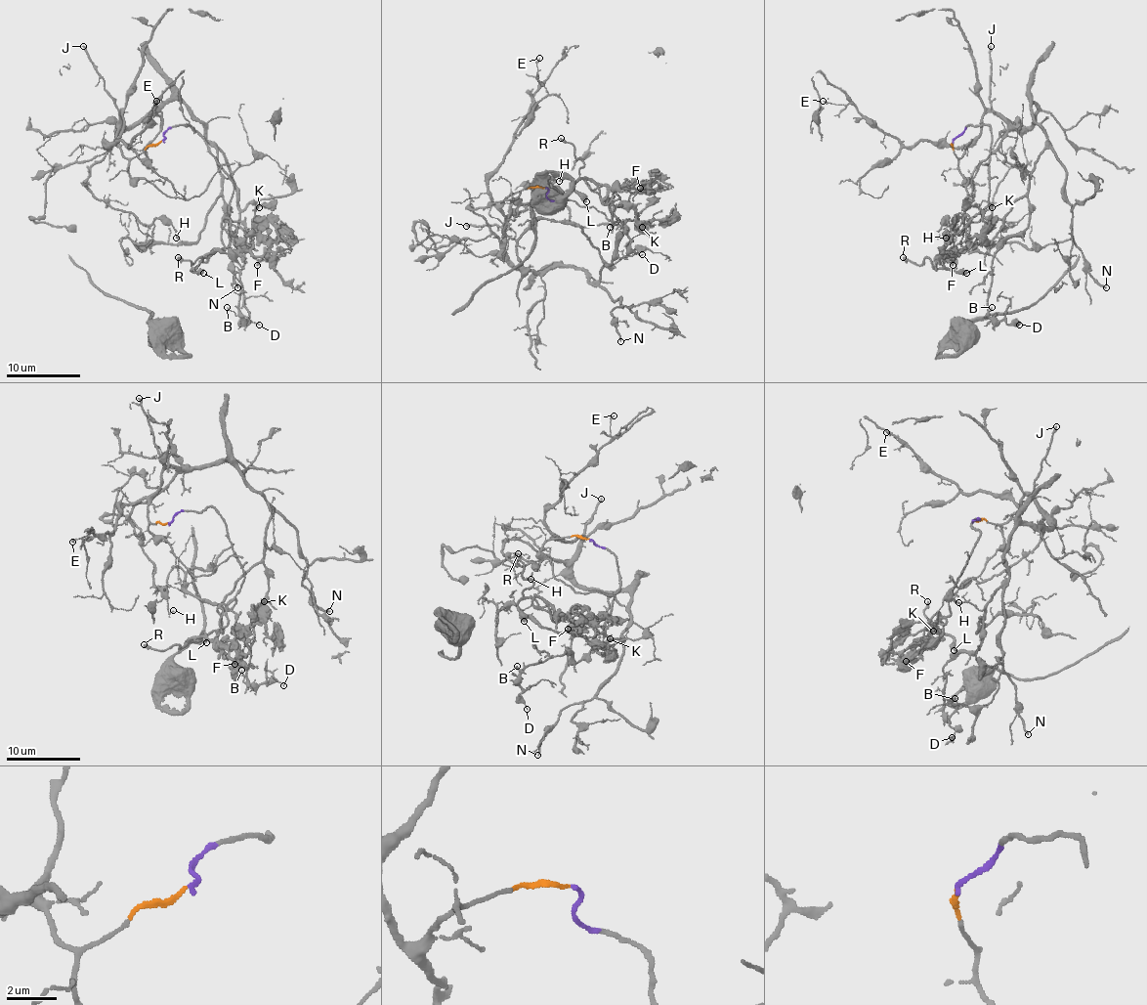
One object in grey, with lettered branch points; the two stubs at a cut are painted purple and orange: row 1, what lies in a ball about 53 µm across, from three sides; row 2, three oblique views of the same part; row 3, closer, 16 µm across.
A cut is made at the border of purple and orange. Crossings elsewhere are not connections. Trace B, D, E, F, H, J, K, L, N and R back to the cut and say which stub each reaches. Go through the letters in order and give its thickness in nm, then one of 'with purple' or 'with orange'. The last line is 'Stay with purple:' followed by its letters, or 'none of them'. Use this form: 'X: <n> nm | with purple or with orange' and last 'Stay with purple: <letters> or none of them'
B: 110 nm | with orange
D: 100 nm | with orange
E: 160 nm | with orange
F: 190 nm | with purple
H: 100 nm | with orange
J: 200 nm | with orange
K: 140 nm | with purple
L: 480 nm | with purple
N: 170 nm | with orange
R: 280 nm | with purple
Stay with purple: F, K, L, R

